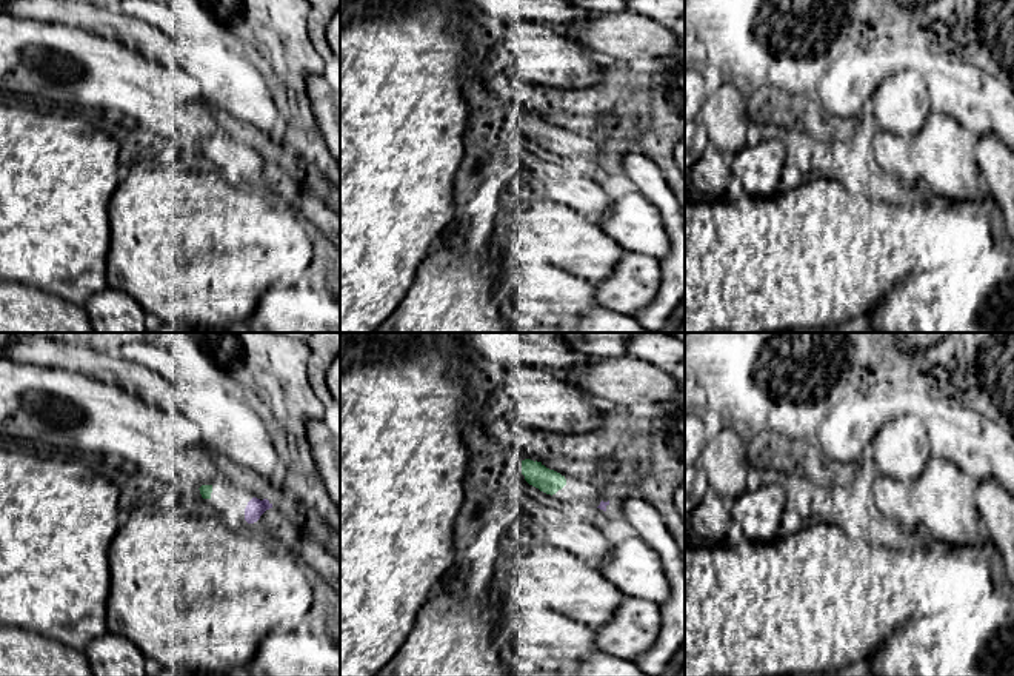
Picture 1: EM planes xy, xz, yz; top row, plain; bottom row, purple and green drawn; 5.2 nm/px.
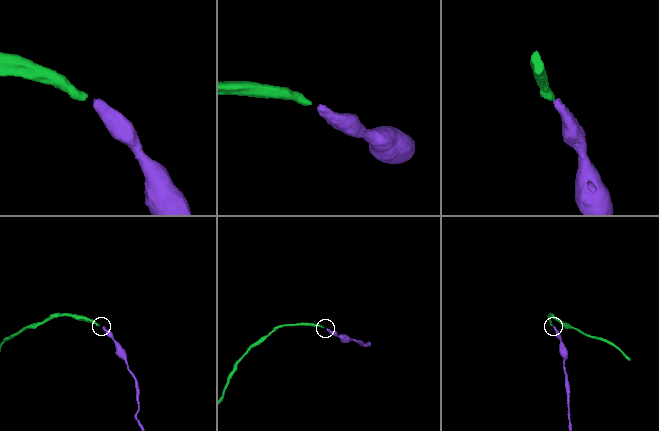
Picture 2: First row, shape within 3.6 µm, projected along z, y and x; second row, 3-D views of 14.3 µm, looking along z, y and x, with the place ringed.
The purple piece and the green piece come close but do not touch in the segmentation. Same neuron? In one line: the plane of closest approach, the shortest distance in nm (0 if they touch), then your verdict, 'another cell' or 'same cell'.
xy | 190 nm | same cell

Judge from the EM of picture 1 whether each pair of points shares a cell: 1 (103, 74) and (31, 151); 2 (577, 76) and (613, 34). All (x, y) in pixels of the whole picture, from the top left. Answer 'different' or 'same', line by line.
1: different
2: different

